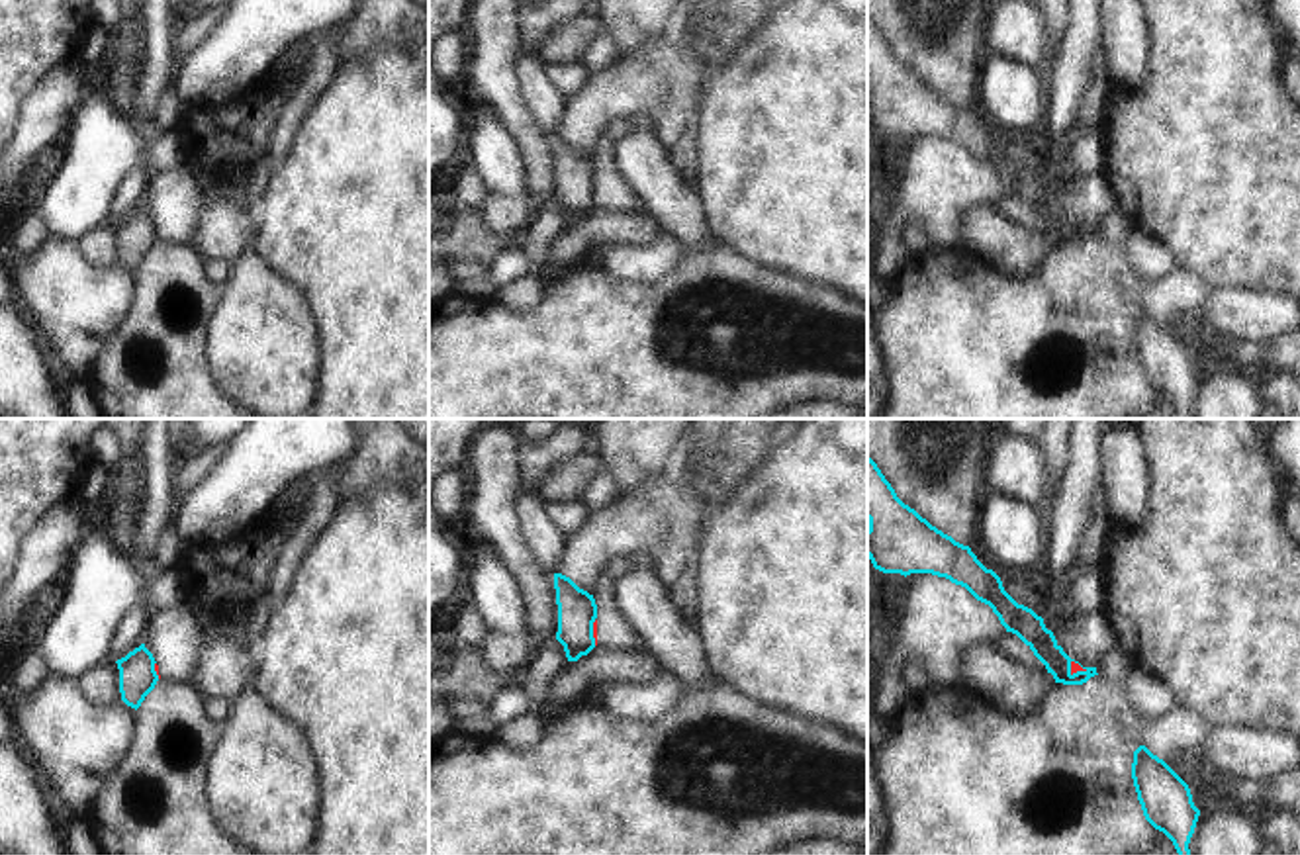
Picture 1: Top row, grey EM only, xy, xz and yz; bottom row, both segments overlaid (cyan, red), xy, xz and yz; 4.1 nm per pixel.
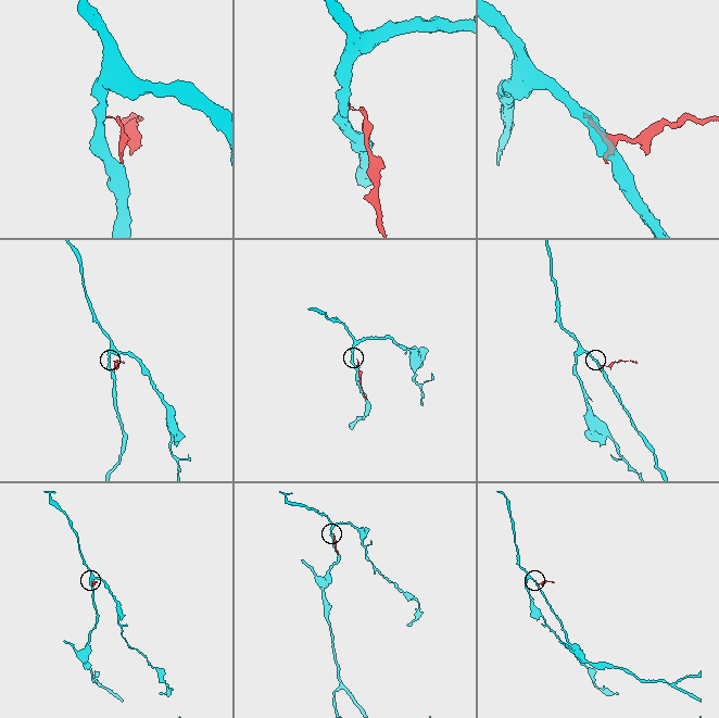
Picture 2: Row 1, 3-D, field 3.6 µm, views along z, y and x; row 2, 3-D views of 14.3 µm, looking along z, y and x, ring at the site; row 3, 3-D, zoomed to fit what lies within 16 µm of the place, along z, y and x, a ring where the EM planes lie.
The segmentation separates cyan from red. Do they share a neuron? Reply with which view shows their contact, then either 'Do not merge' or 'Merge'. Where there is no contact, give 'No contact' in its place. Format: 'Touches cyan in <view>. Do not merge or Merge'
Touches cyan in yz. Do not merge

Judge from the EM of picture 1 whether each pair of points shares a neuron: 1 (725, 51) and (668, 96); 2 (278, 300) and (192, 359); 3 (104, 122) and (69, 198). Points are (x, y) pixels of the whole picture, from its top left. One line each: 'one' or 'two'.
1: two
2: two
3: one

